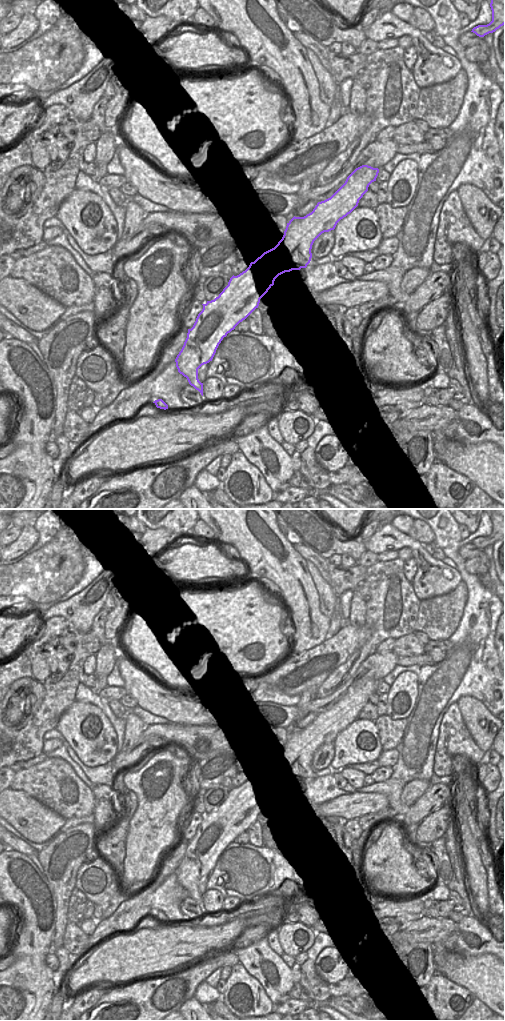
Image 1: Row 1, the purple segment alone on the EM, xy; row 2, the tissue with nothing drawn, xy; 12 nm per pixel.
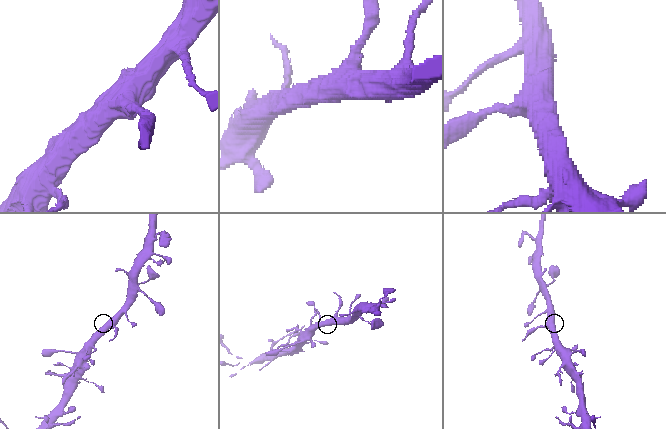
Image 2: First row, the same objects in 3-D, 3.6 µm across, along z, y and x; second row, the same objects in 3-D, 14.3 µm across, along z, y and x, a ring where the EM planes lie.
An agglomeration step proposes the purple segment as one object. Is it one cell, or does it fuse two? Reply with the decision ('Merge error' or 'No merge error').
No merge error.

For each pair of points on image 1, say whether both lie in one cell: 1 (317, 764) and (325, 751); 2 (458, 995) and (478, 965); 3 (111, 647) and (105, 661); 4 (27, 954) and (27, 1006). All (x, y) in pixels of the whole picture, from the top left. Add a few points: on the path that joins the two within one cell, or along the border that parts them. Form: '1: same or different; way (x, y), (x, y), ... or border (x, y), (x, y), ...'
1: same; way (320, 761), (325, 754)
2: different; border (443, 975), (465, 987), (475, 997)
3: same; way (111, 650), (105, 658)
4: same; way (27, 967), (27, 993)

